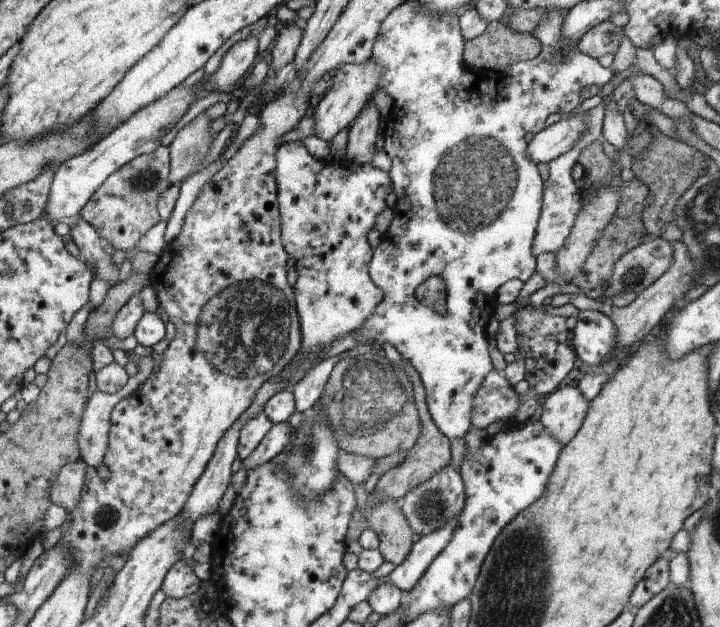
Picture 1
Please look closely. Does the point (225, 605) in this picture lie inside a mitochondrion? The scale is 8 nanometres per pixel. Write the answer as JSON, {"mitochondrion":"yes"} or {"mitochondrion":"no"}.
{"mitochondrion":"no"}

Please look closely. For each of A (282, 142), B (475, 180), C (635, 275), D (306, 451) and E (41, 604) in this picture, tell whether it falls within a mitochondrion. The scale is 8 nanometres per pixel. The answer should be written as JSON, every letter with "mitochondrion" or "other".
{"A":"other","B":"mitochondrion","C":"mitochondrion","D":"mitochondrion","E":"other"}

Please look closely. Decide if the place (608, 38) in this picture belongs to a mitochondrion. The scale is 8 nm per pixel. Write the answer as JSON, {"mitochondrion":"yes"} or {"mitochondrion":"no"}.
{"mitochondrion":"yes"}

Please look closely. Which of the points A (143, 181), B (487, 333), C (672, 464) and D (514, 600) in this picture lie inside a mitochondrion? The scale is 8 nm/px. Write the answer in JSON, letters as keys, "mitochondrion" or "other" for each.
{"A":"mitochondrion","B":"other","C":"other","D":"mitochondrion"}

